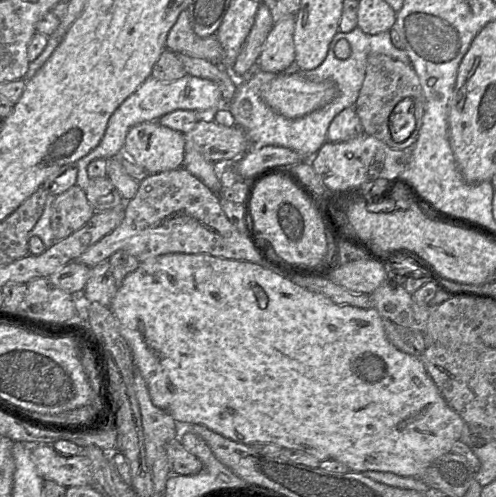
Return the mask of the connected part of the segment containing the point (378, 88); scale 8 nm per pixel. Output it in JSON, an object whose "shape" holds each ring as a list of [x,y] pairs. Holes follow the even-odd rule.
{"shape":[[[370,54],[367,58],[367,66],[366,66],[366,73],[365,78],[360,88],[358,98],[354,105],[354,109],[357,113],[358,118],[360,119],[361,125],[363,127],[364,134],[372,136],[388,147],[395,149],[395,150],[402,150],[402,151],[409,151],[410,148],[414,145],[417,140],[418,133],[422,127],[423,116],[425,112],[425,96],[423,93],[423,89],[419,80],[418,75],[416,74],[415,70],[411,66],[411,64],[403,63],[399,60],[395,60],[387,55],[384,54]],[[404,98],[413,98],[415,102],[415,117],[416,117],[416,126],[411,134],[411,136],[405,140],[404,142],[398,143],[392,139],[390,130],[389,130],[389,116],[394,109],[394,107]]]}

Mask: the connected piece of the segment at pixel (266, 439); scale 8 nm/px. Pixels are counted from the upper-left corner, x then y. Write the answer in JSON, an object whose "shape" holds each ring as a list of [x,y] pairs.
{"shape":[[[205,253],[163,254],[141,262],[123,279],[110,309],[117,320],[120,334],[131,350],[135,368],[146,383],[152,403],[176,422],[201,424],[226,438],[248,445],[274,443],[283,448],[299,449],[320,461],[333,459],[342,462],[354,472],[391,472],[419,478],[437,458],[451,452],[454,442],[460,440],[465,422],[446,403],[423,362],[414,355],[400,351],[388,340],[380,314],[374,307],[337,304],[322,294],[295,284],[277,270]]]}

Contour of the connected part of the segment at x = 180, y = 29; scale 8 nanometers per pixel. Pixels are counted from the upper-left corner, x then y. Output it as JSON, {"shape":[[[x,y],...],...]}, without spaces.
{"shape":[[[187,10],[180,13],[169,31],[166,48],[174,53],[205,59],[216,65],[221,65],[224,58],[224,50],[215,34],[202,38],[193,31]]]}

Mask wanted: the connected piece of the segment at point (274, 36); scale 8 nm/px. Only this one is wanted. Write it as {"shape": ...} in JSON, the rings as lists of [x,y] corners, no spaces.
{"shape":[[[296,16],[283,17],[269,32],[257,66],[270,73],[281,73],[295,62],[294,30]]]}

